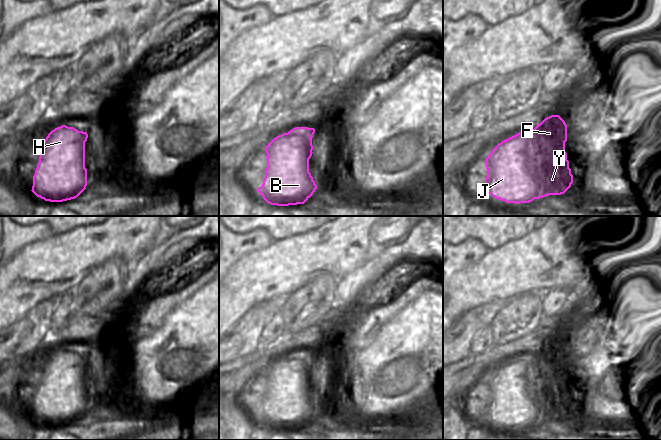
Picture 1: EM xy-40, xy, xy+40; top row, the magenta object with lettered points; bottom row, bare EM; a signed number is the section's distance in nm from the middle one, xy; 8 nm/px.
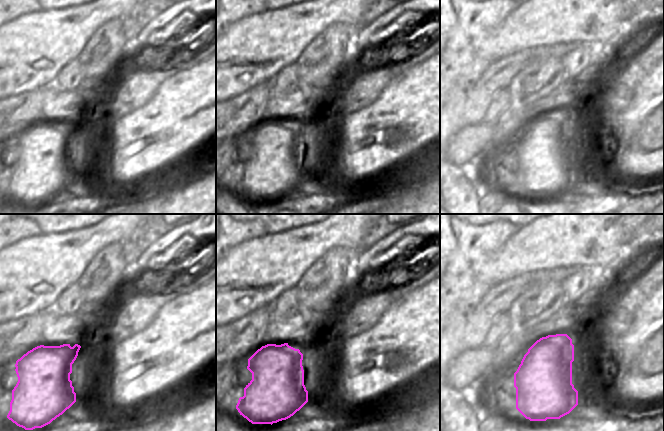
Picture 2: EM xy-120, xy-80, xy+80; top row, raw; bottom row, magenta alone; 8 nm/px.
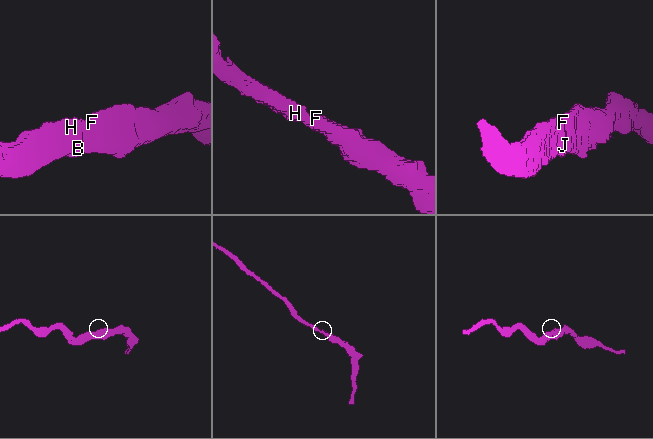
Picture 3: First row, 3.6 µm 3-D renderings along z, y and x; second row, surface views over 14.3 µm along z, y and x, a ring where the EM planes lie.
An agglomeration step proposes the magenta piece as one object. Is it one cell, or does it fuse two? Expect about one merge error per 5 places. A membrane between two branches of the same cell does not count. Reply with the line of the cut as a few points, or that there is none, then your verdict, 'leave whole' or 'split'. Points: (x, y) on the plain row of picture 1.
cut none; leave whole

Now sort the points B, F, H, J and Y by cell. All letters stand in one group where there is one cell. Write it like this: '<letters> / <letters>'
B F H J Y

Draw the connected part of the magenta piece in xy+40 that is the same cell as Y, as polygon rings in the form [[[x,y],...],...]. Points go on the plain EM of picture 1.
[[[559,339],[545,342],[534,353],[523,353],[499,367],[486,382],[486,416],[506,427],[529,427],[549,419],[564,418],[573,407],[565,366],[567,349]]]

